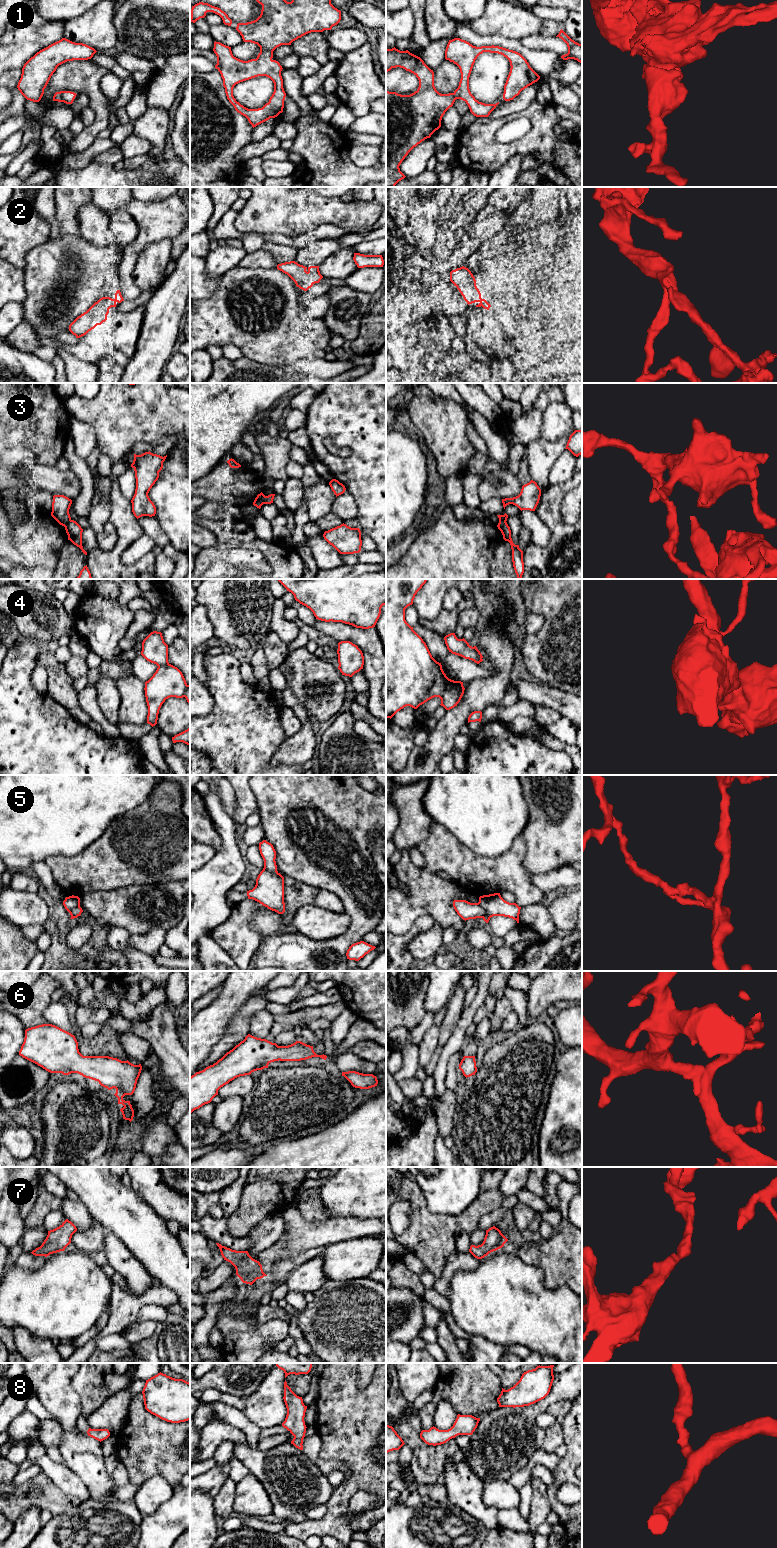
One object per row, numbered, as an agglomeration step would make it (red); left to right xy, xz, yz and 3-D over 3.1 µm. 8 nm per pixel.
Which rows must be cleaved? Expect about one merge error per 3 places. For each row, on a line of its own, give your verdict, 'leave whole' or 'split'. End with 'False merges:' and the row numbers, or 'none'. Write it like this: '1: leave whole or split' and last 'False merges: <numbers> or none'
1: leave whole
2: leave whole
3: split
4: leave whole
5: split
6: leave whole
7: leave whole
8: leave whole
False merges: 3, 5

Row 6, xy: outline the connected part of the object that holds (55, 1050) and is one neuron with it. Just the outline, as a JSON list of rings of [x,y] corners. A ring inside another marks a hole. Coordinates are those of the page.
[[[52,1024],[26,1029],[19,1055],[50,1073],[78,1073],[98,1081],[108,1090],[115,1088],[118,1104],[124,1106],[120,1109],[123,1119],[133,1120],[132,1105],[123,1097],[134,1093],[141,1064],[134,1065],[128,1060],[121,1061],[109,1056],[83,1056],[75,1036]]]

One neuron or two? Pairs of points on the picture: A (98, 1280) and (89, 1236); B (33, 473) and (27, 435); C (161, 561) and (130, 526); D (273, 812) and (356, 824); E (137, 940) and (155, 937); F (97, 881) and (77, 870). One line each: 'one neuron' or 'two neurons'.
A: two neurons
B: two neurons
C: two neurons
D: one neuron
E: one neuron
F: one neuron

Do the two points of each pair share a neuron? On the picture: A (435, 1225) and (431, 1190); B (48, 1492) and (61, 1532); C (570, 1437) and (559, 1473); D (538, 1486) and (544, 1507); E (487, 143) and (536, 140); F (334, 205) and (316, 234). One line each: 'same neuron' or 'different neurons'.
A: different neurons
B: different neurons
C: same neuron
D: same neuron
E: same neuron
F: different neurons

